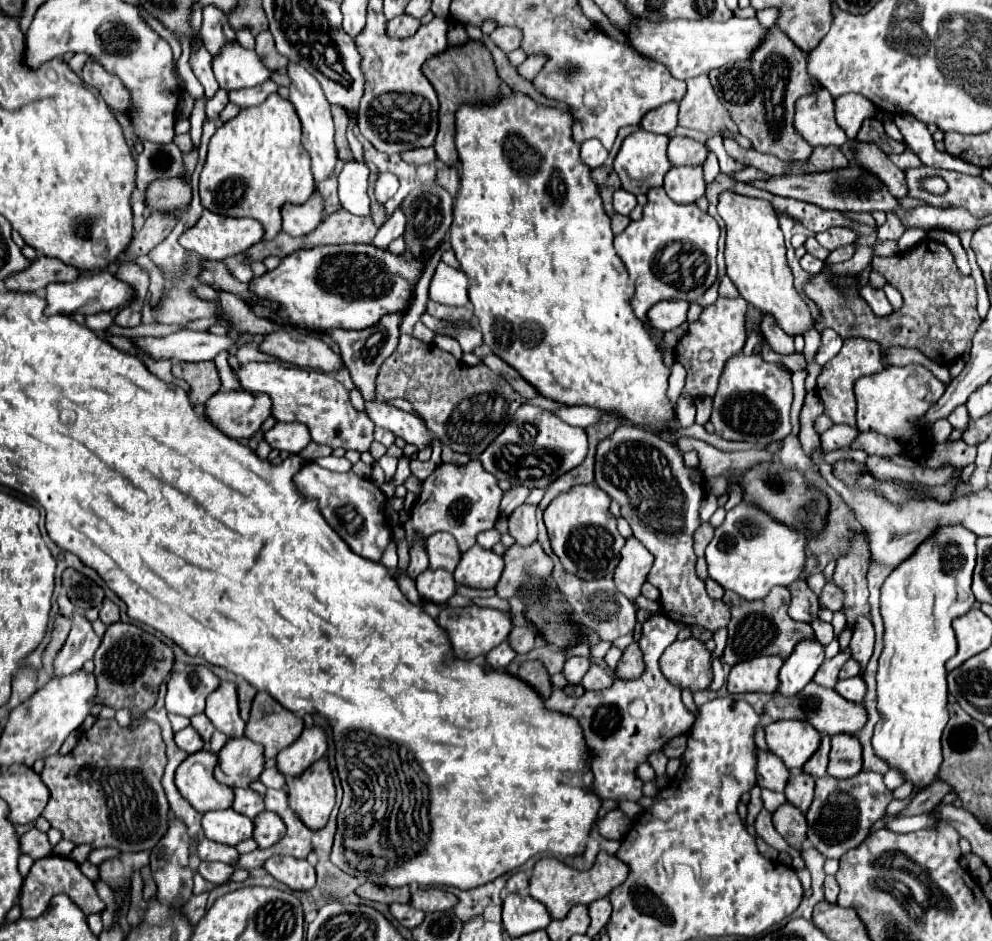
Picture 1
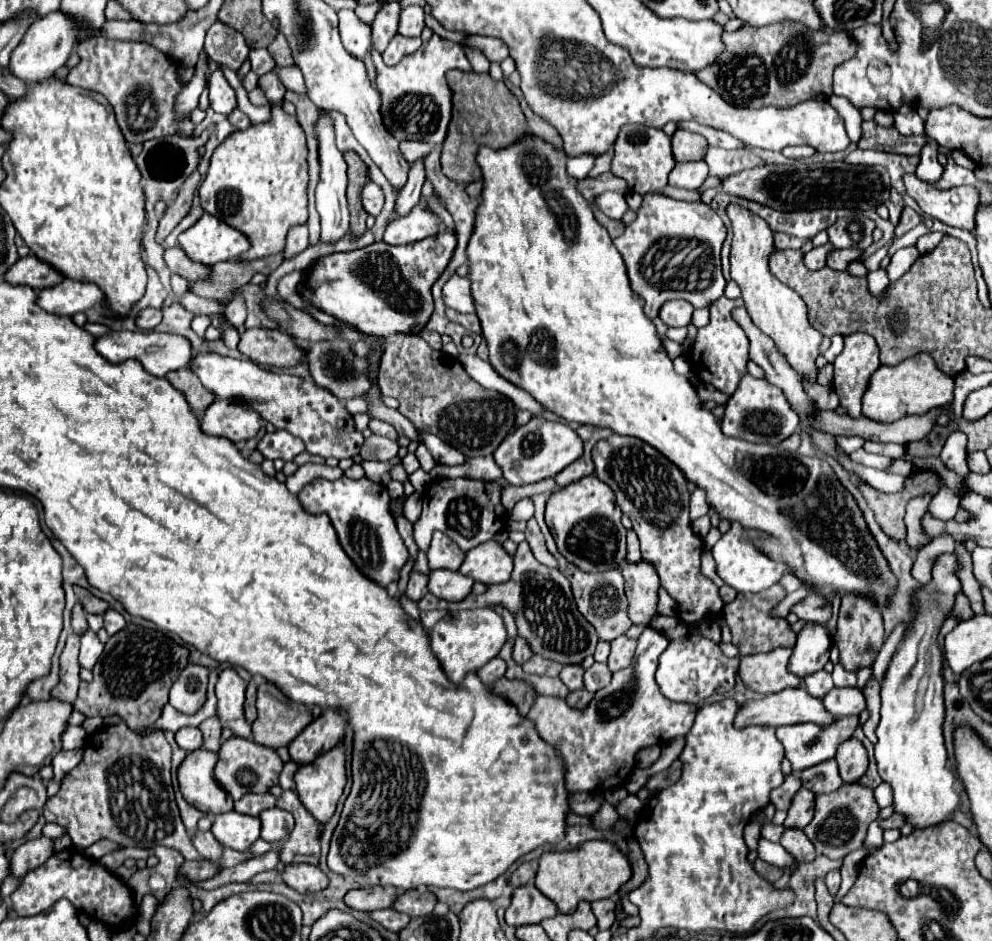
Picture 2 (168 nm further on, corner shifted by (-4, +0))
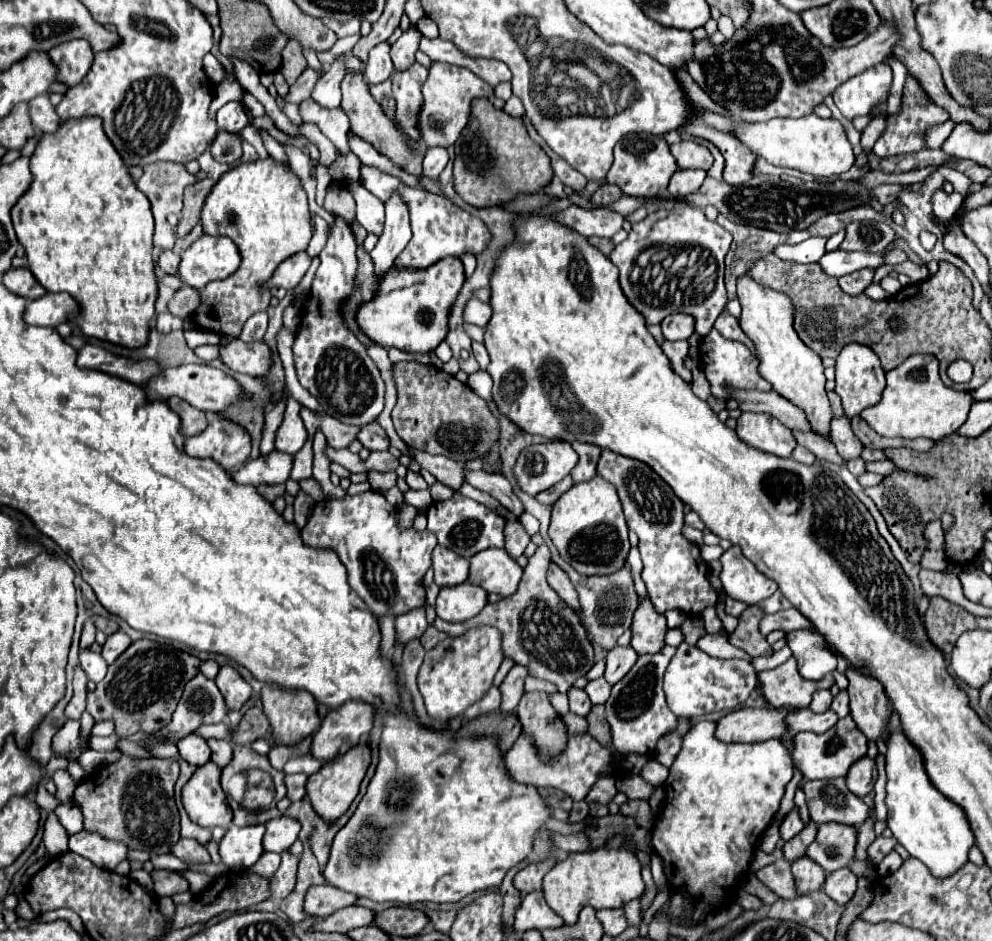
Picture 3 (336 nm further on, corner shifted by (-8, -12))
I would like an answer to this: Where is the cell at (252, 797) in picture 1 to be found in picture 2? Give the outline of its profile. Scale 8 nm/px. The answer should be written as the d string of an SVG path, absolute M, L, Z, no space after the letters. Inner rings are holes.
M245 793L239 801L235 801L235 811L237 813L245 813L245 815L259 815L265 809L275 807L275 797L271 793Z

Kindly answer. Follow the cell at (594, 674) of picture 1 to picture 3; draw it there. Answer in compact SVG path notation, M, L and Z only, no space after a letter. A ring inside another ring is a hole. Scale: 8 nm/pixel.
M601 677L601 679L589 681L587 687L585 687L585 693L589 695L591 703L605 703L611 695L611 685Z

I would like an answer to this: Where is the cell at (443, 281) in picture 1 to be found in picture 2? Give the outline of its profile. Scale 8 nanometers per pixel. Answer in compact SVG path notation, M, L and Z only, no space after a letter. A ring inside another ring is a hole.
M453 275L443 287L445 305L459 313L475 313L475 301L471 295L471 281Z

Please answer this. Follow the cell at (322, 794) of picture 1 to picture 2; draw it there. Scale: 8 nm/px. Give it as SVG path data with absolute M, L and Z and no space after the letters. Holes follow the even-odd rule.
M343 745L333 747L331 751L319 755L307 765L301 765L295 773L295 785L297 785L299 799L309 809L309 813L321 823L327 823L331 815L335 813L337 801L343 795L345 783L347 783L347 771L345 771L345 747Z

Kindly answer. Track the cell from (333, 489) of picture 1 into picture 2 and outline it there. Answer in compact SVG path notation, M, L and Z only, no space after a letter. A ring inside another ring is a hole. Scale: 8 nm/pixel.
M341 477L337 481L317 479L305 485L297 497L307 513L311 515L325 513L331 519L343 551L349 555L349 559L367 579L375 581L381 587L399 581L399 571L407 563L409 551L403 545L403 539L391 517L391 509L389 509L391 497L385 485L375 483L367 477L359 481L347 477Z

